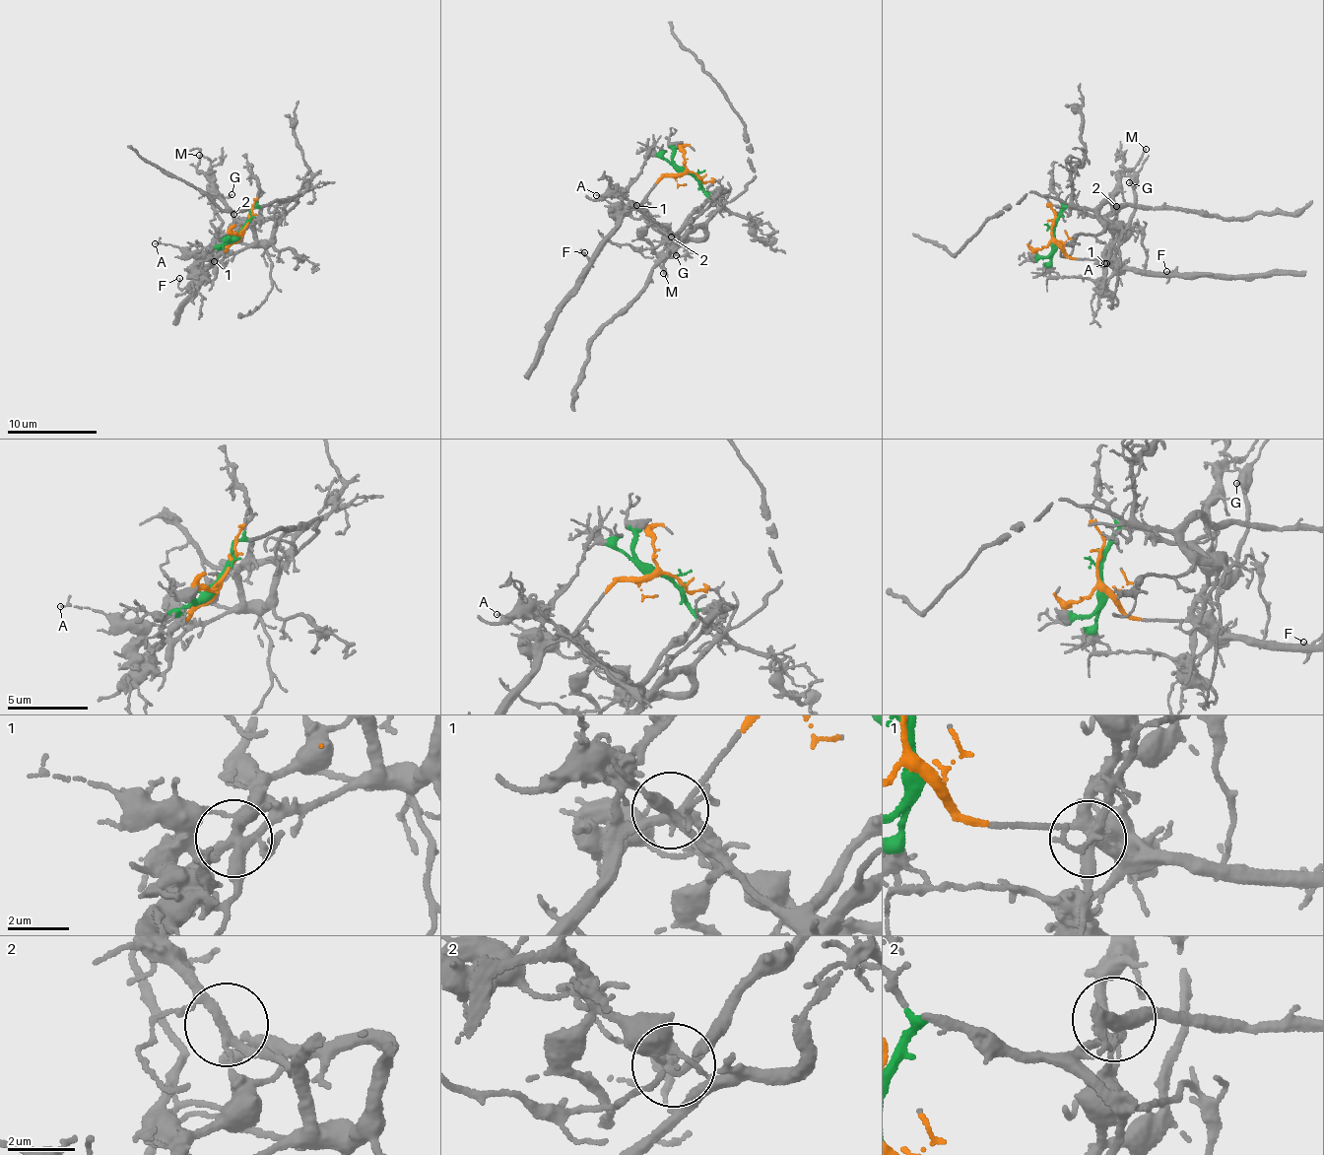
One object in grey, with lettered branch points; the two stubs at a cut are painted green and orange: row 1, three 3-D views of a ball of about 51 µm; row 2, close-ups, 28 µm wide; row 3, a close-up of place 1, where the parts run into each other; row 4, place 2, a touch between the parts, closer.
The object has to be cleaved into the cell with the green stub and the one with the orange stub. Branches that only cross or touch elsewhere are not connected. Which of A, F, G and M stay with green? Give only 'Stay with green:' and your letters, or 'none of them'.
Stay with green: M

